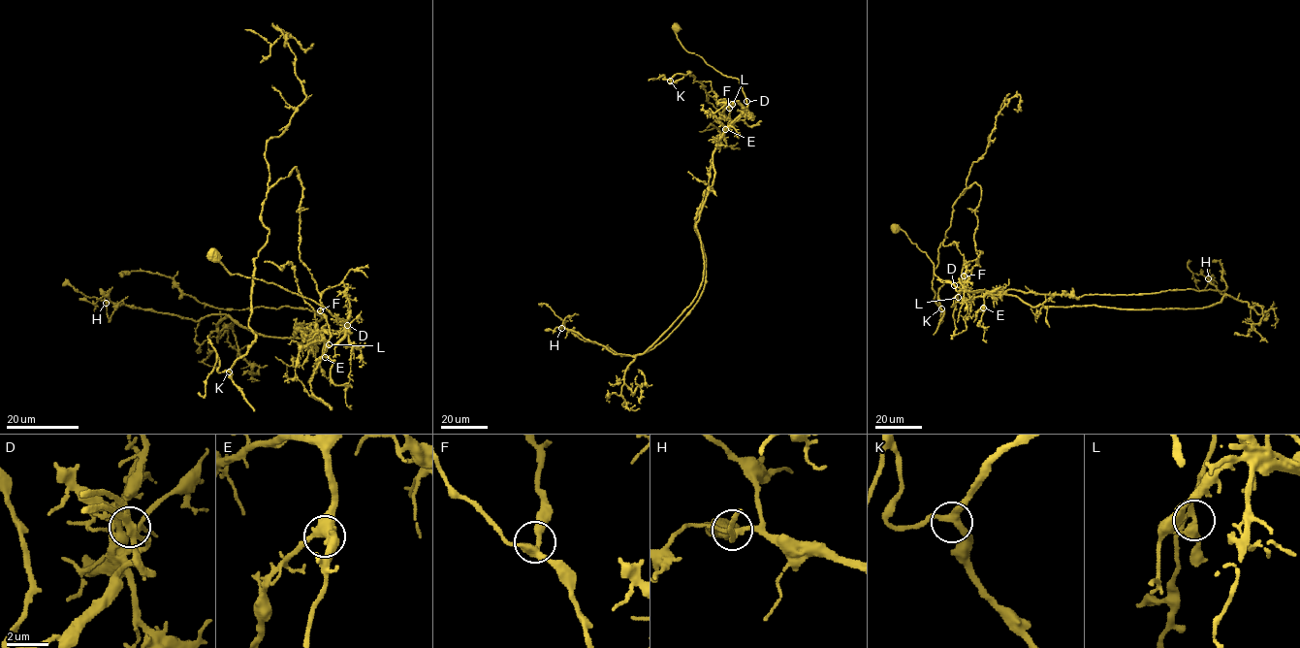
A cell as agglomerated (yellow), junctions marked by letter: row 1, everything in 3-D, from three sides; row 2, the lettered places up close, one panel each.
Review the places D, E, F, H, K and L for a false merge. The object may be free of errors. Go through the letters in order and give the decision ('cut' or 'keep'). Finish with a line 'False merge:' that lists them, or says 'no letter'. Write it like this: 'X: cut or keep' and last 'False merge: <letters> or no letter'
D: cut
E: keep
F: keep
H: keep
K: keep
L: keep
False merge: D

